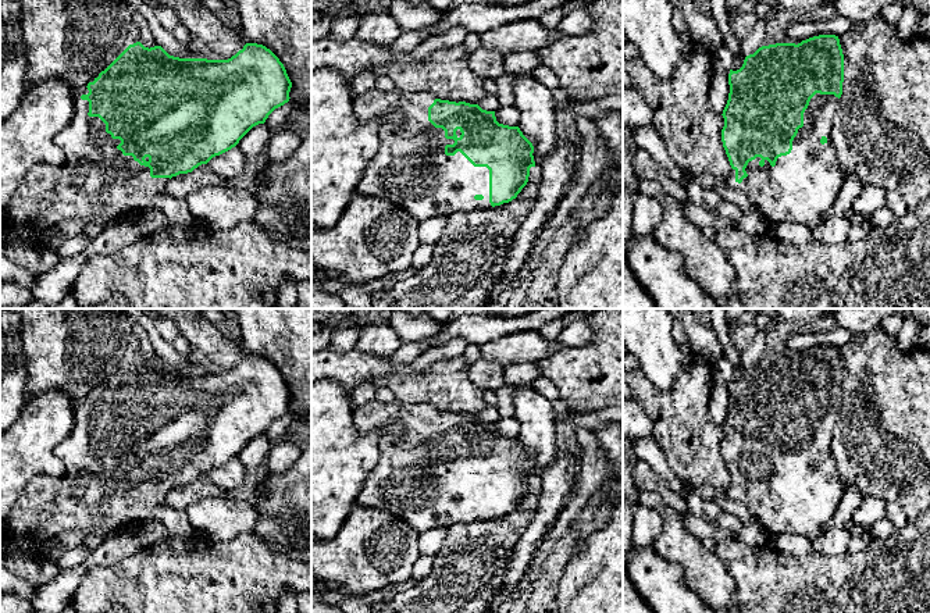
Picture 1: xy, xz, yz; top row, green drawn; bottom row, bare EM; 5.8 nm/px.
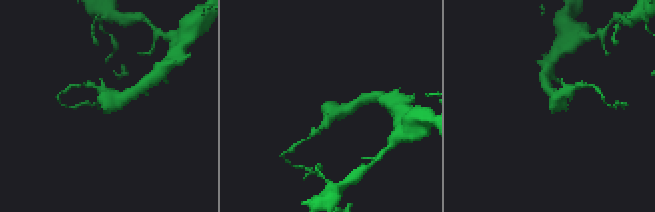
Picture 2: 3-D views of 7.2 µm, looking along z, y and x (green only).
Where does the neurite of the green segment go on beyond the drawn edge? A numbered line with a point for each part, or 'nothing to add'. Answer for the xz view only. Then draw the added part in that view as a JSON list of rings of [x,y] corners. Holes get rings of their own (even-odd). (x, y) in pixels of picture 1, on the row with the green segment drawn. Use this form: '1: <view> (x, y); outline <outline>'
1: xz (410, 168); outline [[[398,88],[388,92],[370,89],[353,100],[354,115],[361,121],[374,121],[380,140],[356,185],[356,195],[389,200],[420,221],[491,209],[489,170],[474,167],[460,152],[445,154],[445,146],[455,140],[446,139],[445,131],[428,121],[428,107],[434,100],[432,95]]]

